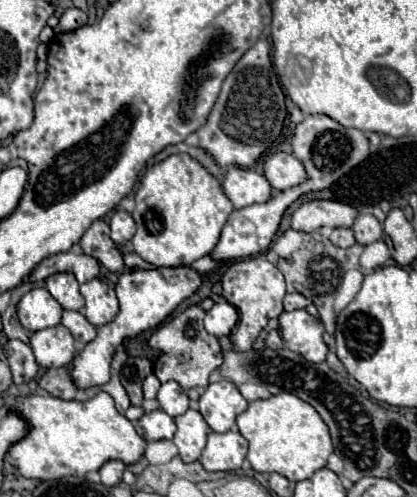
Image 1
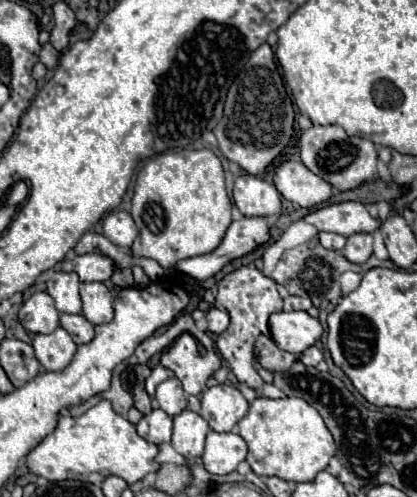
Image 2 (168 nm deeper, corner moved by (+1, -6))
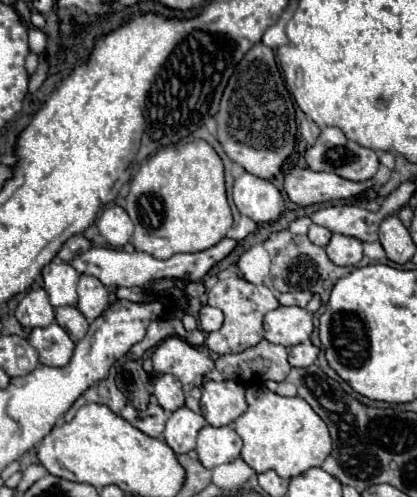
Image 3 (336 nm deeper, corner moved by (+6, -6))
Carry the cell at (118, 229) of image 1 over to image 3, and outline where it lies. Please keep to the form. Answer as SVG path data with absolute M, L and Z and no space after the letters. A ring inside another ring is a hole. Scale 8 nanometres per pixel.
M106 206L98 214L96 226L98 226L100 234L108 240L110 246L128 244L132 232L134 232L134 224L122 206Z

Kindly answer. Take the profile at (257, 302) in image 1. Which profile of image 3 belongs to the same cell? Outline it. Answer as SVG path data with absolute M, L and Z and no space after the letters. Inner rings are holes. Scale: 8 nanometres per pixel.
M230 276L226 280L216 282L216 286L208 292L208 304L216 306L224 312L224 324L220 330L210 332L206 336L206 346L216 354L232 354L232 352L244 352L252 346L256 346L264 338L263 318L268 310L274 310L278 306L276 296L272 290L264 284L250 284L244 282L240 276Z

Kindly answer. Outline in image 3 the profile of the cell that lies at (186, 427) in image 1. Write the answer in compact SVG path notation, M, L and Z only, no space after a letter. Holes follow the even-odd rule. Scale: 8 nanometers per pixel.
M186 406L178 408L176 412L172 412L172 416L166 422L164 440L176 454L186 454L196 448L196 434L204 426L206 420L202 414L196 414Z

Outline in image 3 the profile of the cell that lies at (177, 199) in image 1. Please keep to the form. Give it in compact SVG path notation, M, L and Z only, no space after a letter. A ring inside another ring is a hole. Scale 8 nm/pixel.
M204 140L158 150L134 174L126 198L126 212L136 226L132 236L134 248L154 258L212 248L232 228L222 158Z

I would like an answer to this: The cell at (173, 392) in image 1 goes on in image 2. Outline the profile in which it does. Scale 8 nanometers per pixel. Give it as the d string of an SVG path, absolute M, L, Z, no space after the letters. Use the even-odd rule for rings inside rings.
M169 378L163 384L159 384L155 400L159 402L159 408L165 410L171 418L175 418L187 408L187 396L181 388L181 382L177 382L177 378Z

